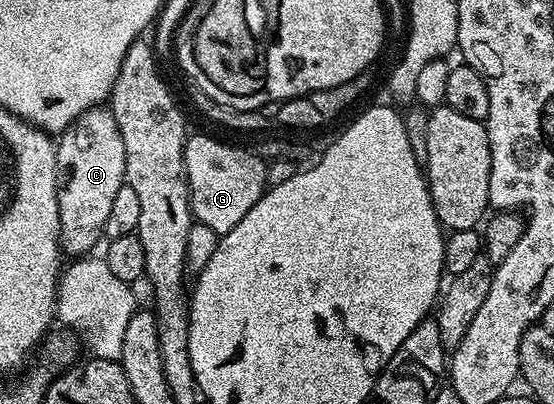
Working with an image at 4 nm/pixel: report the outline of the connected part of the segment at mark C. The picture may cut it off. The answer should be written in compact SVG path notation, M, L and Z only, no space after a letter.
M110 109L86 110L72 126L67 127L62 134L58 135L55 159L60 171L65 172L65 181L59 188L59 240L62 253L71 254L70 256L90 255L94 251L91 249L98 244L99 238L104 237L105 220L113 208L113 199L125 185L125 144L122 143L117 120L114 119Z

